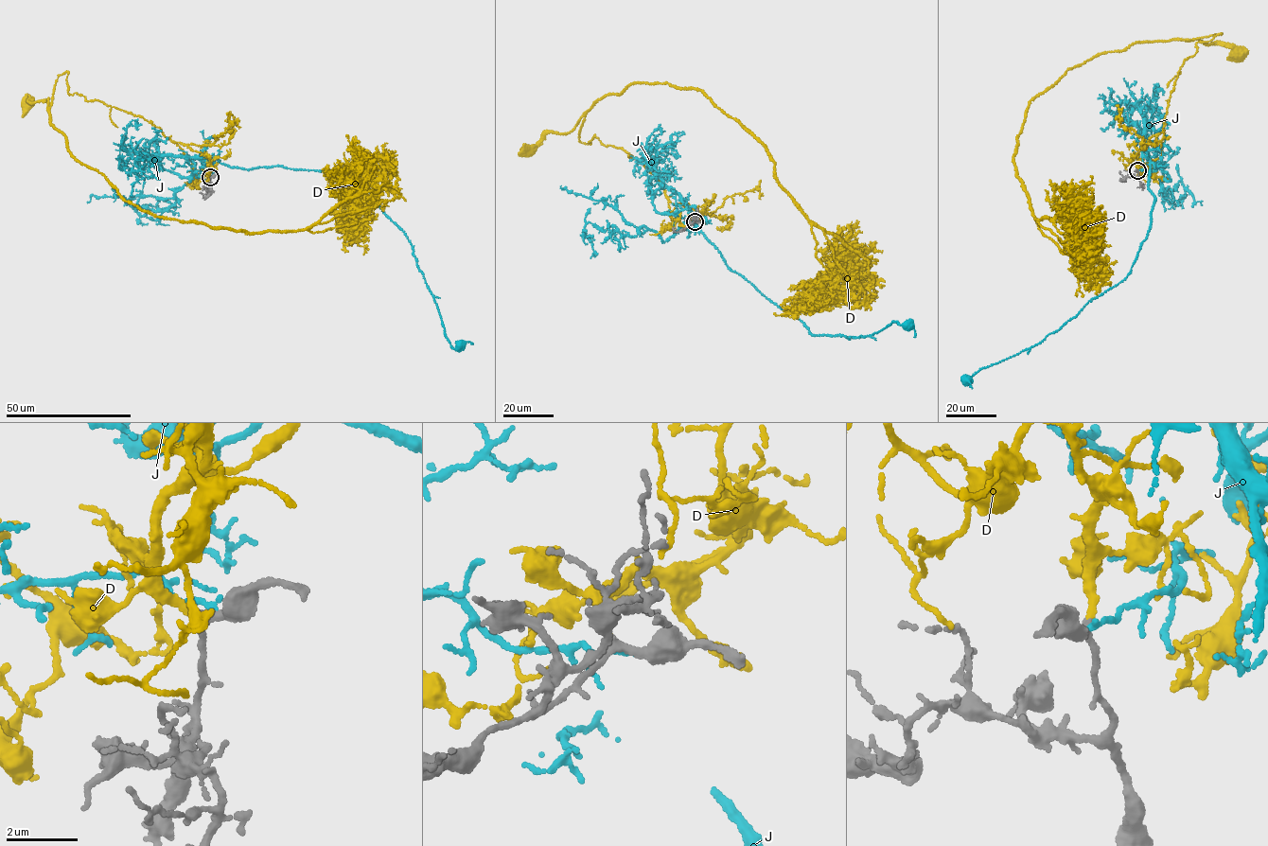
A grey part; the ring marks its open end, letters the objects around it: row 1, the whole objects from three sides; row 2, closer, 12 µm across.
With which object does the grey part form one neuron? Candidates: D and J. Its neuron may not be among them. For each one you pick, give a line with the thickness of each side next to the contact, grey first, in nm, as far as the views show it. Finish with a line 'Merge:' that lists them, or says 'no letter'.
D: Thickness 200 nm (grey) against 200 nm
Merge: D

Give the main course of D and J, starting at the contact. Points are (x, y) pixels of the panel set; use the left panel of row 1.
D: (210, 177), (205, 154), (141, 116), (68, 94), (66, 71), (56, 80), (48, 109), (49, 98), (26, 104)
J: (211, 176), (185, 177), (159, 159), (309, 169), (361, 183), (407, 237), (446, 337), (460, 345)

